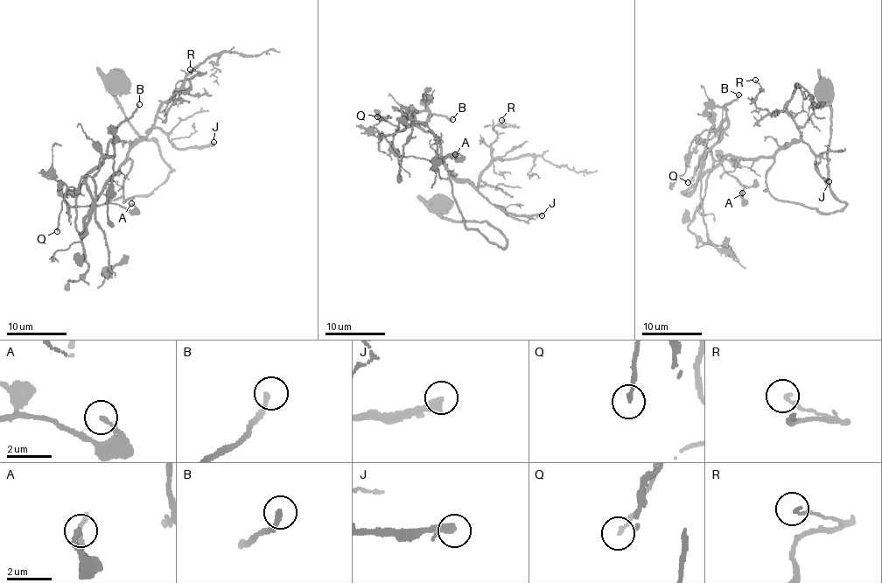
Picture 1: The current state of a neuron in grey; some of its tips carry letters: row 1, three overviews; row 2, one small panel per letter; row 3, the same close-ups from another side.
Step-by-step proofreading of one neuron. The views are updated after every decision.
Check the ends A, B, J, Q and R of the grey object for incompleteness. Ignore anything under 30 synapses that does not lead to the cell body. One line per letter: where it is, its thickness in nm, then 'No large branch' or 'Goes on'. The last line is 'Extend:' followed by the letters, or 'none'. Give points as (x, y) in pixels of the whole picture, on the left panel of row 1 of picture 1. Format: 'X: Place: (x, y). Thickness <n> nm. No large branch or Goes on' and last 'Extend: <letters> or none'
A: Place: (131, 203). Thickness 190 nm. No large branch
B: Place: (139, 104). Thickness 200 nm. Goes on
J: Place: (213, 142). Thickness 340 nm. Goes on
Q: Place: (57, 231). Thickness 170 nm. No large branch
R: Place: (190, 69). Thickness 140 nm. No large branch
Extend: B, J

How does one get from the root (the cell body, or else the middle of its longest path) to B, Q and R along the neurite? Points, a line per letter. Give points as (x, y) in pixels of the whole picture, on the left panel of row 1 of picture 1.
B: (115, 85), (128, 122), (173, 171), (124, 203), (132, 161), (124, 162), (93, 205), (86, 179), (139, 104)
Q: (115, 85), (128, 122), (173, 171), (124, 203), (130, 159), (94, 204), (85, 185), (68, 188), (57, 231)
R: (115, 85), (128, 122), (173, 171), (124, 203), (128, 155), (162, 104), (182, 100), (198, 72), (190, 69)

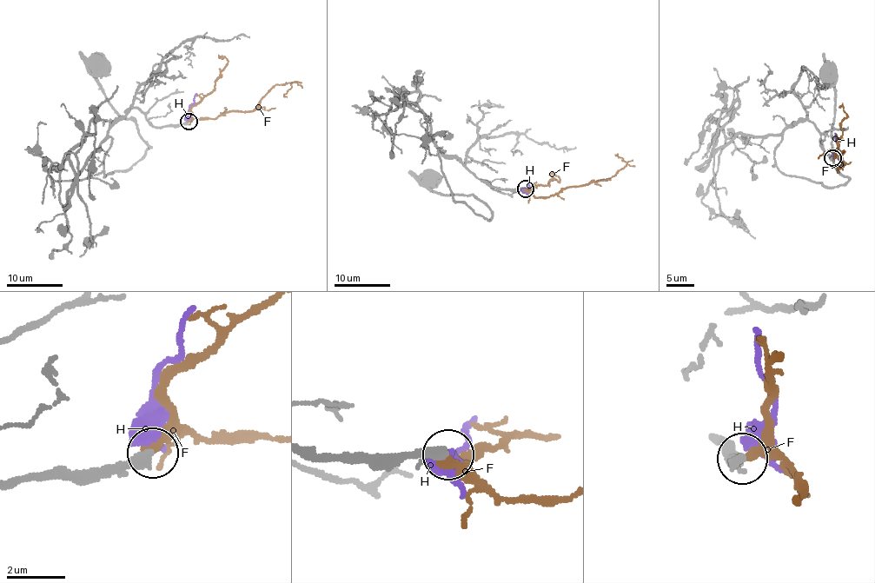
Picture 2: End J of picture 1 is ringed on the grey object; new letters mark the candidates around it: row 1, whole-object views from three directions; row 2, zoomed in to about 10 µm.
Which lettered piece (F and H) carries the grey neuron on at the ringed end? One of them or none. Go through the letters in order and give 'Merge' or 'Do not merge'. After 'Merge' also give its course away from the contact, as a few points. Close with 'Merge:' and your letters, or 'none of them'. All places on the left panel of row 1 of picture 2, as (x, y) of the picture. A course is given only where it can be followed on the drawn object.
F: Merge. Its course: (188, 121), (216, 117), (231, 111), (252, 111), (273, 88), (293, 82), (283, 97)
H: Do not merge
Merge: F

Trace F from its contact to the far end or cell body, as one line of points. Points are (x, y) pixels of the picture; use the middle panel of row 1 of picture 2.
F: (525, 188), (536, 196), (553, 196), (566, 187), (587, 184), (593, 180), (613, 177), (626, 163), (614, 155)

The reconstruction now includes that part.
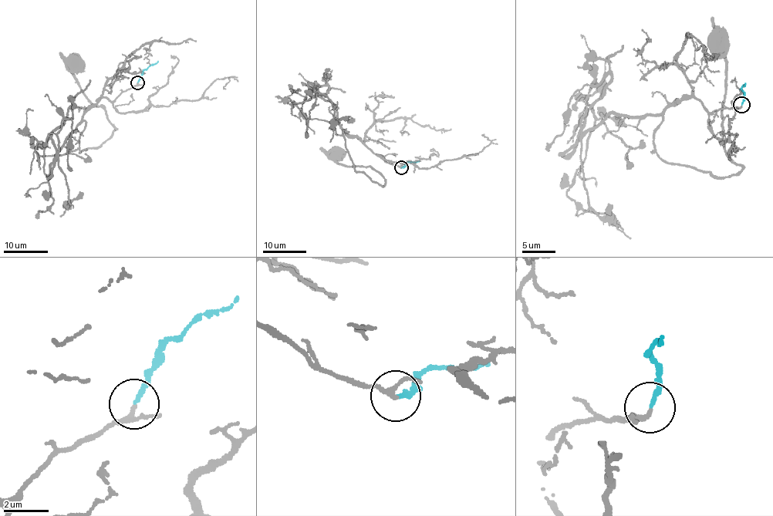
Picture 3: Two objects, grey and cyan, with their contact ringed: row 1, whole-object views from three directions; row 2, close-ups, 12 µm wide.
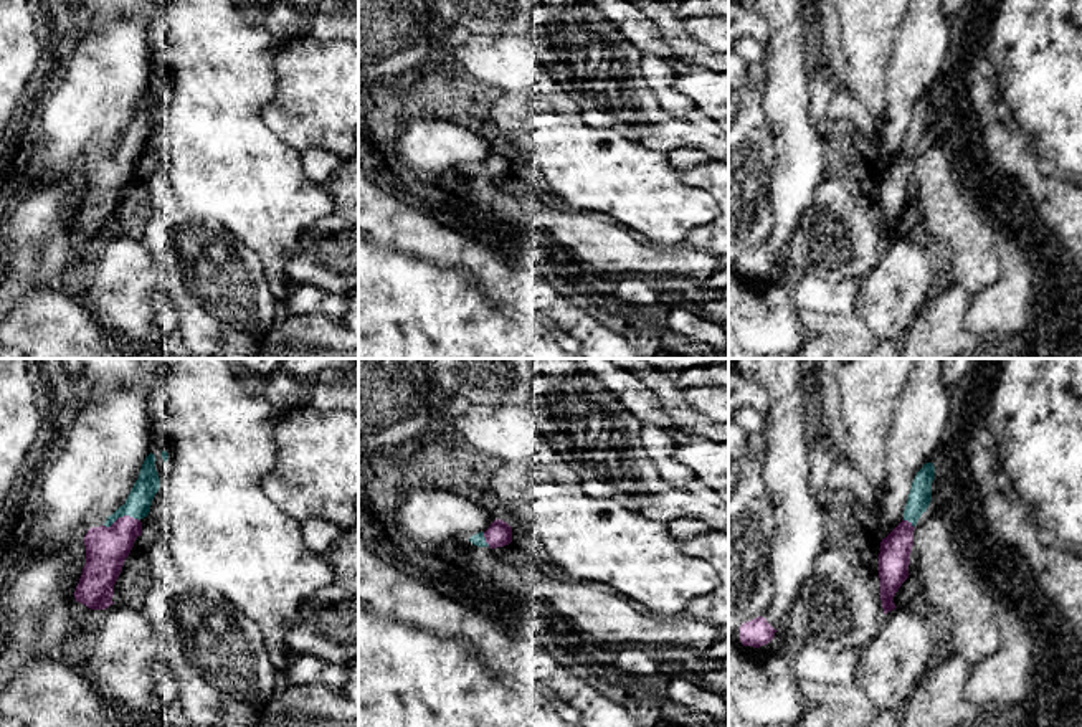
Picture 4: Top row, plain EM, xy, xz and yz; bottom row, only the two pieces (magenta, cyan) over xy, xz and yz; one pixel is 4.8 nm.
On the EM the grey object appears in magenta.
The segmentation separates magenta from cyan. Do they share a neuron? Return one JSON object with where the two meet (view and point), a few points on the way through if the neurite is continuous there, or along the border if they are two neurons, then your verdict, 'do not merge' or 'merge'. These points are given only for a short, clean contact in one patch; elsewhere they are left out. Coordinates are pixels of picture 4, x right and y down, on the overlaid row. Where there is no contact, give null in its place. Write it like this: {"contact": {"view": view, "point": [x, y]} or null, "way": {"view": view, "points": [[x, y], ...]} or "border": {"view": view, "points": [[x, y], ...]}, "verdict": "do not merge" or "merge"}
{"contact": {"view": "xy", "point": [121, 517]}, "way": {"view": "xy", "points": [[106, 547], [118, 536], [121, 517], [139, 501]]}, "verdict": "merge"}

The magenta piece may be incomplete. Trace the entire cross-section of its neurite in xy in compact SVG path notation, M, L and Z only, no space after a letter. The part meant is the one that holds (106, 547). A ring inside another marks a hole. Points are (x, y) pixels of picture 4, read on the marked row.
M150 453L126 504L109 516L104 525L89 529L84 537L86 565L74 598L91 610L106 610L114 605L114 585L135 539L142 535L140 520L149 516L160 489L155 461L155 454Z

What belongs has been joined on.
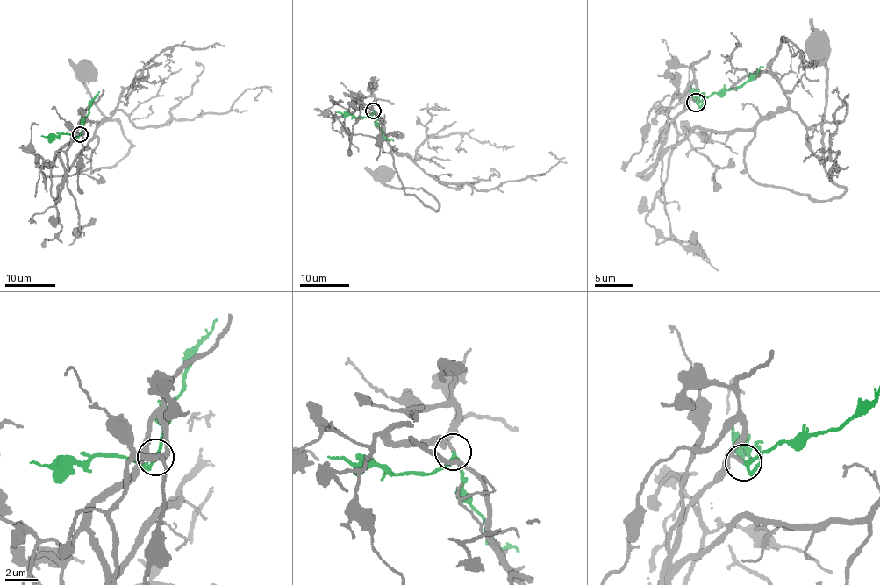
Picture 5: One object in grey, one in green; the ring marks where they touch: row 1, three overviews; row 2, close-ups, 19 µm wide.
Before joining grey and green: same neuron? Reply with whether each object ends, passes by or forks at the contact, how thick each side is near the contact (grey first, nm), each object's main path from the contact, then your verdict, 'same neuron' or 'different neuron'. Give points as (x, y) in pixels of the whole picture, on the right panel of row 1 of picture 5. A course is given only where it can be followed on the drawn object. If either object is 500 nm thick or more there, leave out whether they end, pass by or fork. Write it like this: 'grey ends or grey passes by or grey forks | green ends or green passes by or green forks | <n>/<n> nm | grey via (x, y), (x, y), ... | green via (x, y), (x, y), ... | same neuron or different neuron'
grey passes by | green passes by | 150/200 nm | grey via (694, 102), (665, 147), (754, 131), (754, 181), (830, 201), (844, 192), (813, 48) | green via (696, 102), (723, 94), (764, 67) | same neuron

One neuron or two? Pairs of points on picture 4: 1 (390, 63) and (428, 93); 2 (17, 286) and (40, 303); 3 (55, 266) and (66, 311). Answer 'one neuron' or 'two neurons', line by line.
1: one neuron
2: two neurons
3: two neurons

